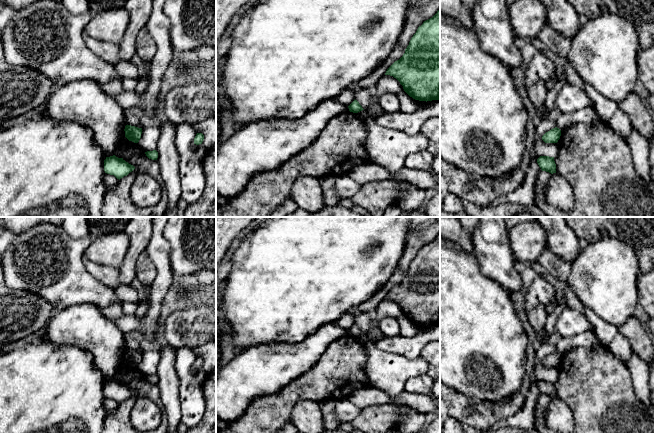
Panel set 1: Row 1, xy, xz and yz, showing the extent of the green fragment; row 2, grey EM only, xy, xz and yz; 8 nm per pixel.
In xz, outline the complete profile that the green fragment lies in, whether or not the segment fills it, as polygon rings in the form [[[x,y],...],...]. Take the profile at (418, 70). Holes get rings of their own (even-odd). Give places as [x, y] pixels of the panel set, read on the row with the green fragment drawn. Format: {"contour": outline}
{"contour": [[[440,9],[418,27],[403,56],[387,69],[385,75],[396,78],[415,100],[427,102],[440,99]]]}

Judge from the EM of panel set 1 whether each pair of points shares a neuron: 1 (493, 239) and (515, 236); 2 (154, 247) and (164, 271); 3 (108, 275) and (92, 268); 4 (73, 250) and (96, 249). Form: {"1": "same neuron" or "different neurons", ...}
{"1": "different neurons", "2": "same neuron", "3": "same neuron", "4": "different neurons"}

